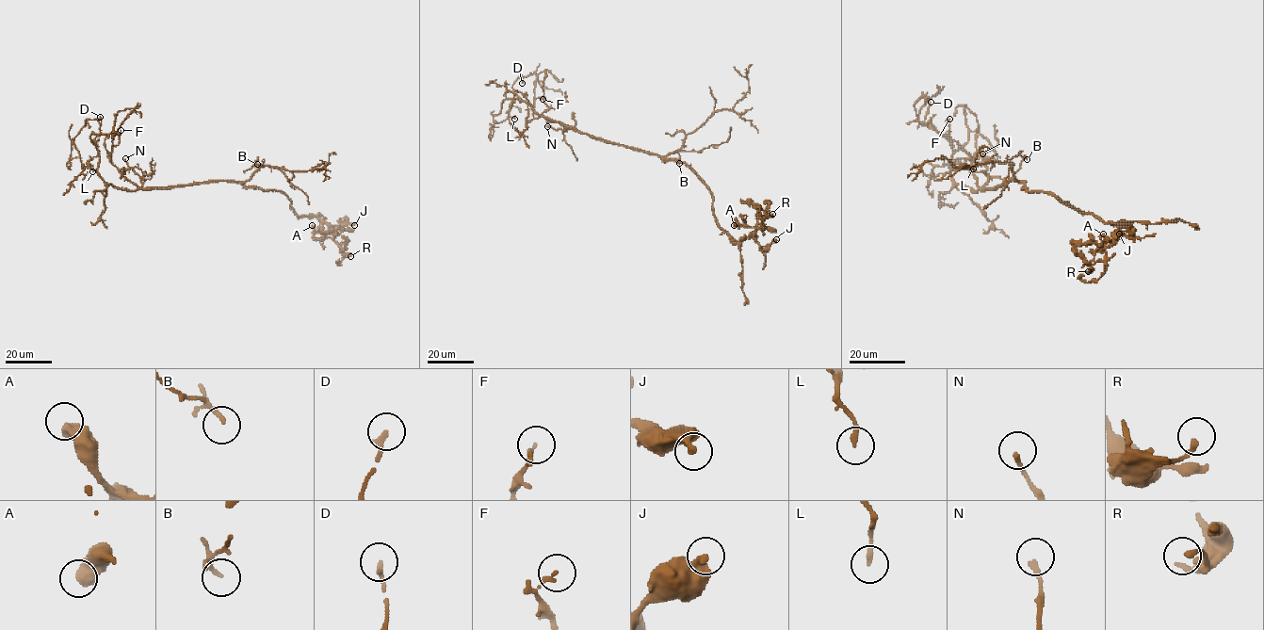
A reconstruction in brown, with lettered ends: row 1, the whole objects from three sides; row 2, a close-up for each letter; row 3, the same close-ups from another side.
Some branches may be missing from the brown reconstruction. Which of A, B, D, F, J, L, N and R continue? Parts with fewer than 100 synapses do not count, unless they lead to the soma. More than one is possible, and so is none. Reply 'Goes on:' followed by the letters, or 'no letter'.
Goes on: no letter

